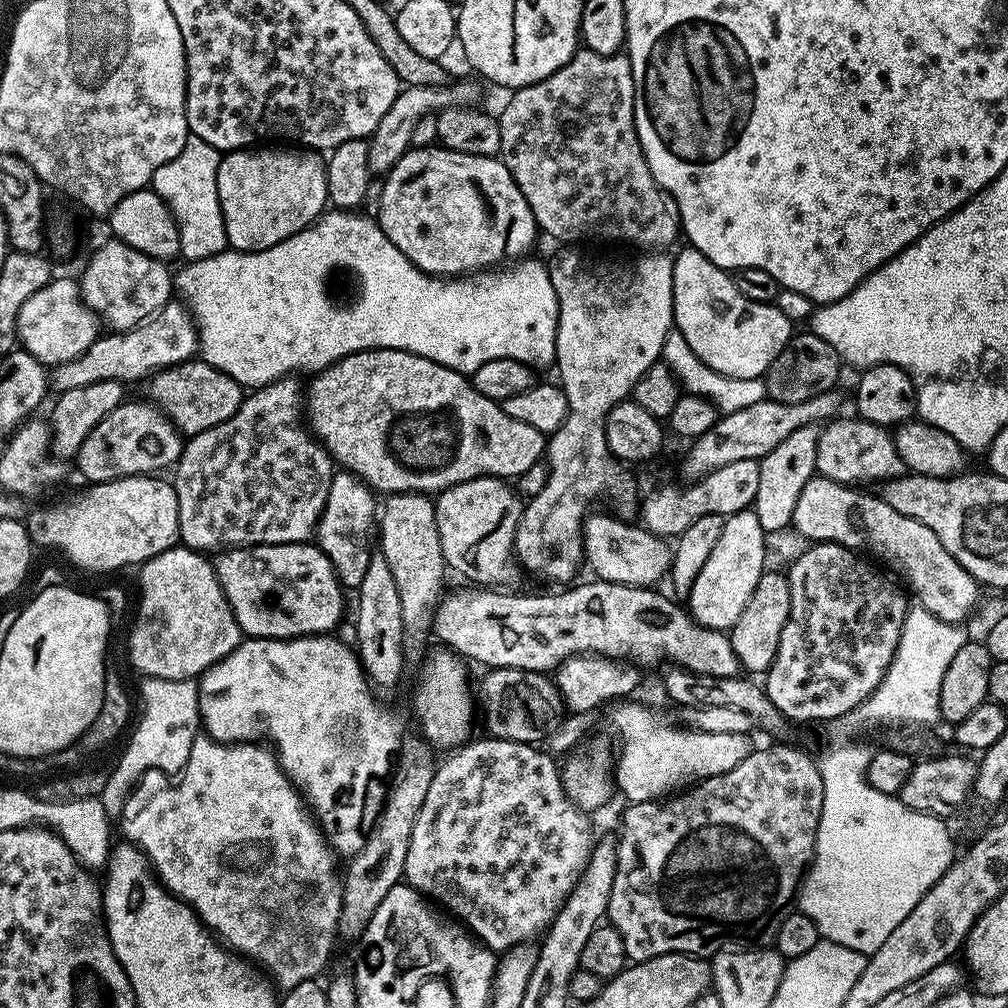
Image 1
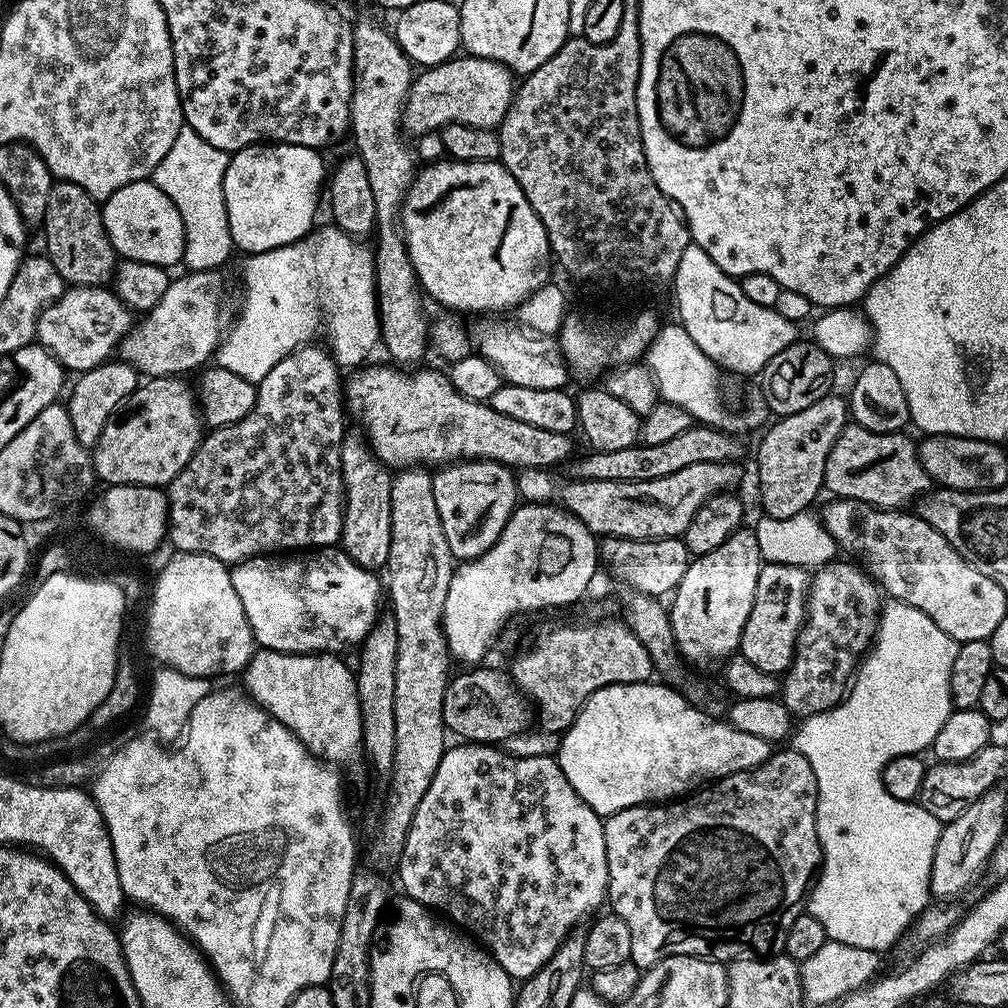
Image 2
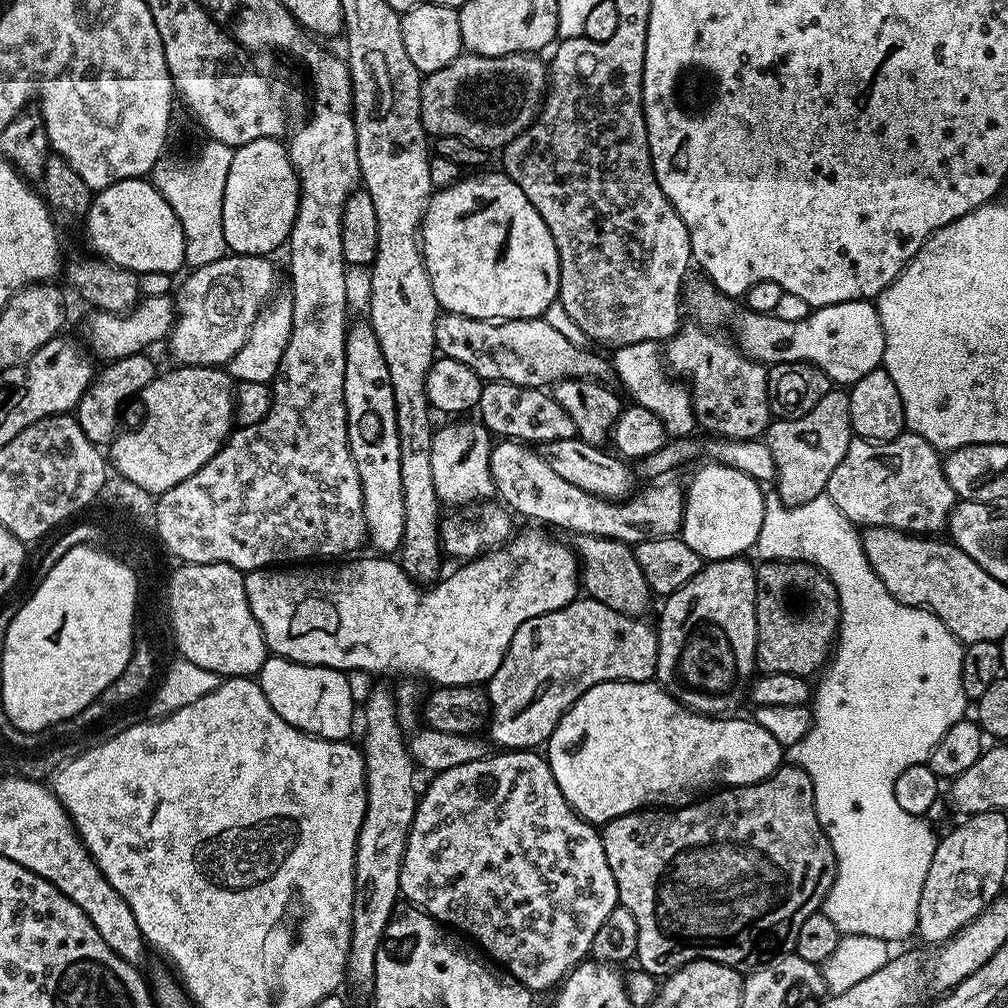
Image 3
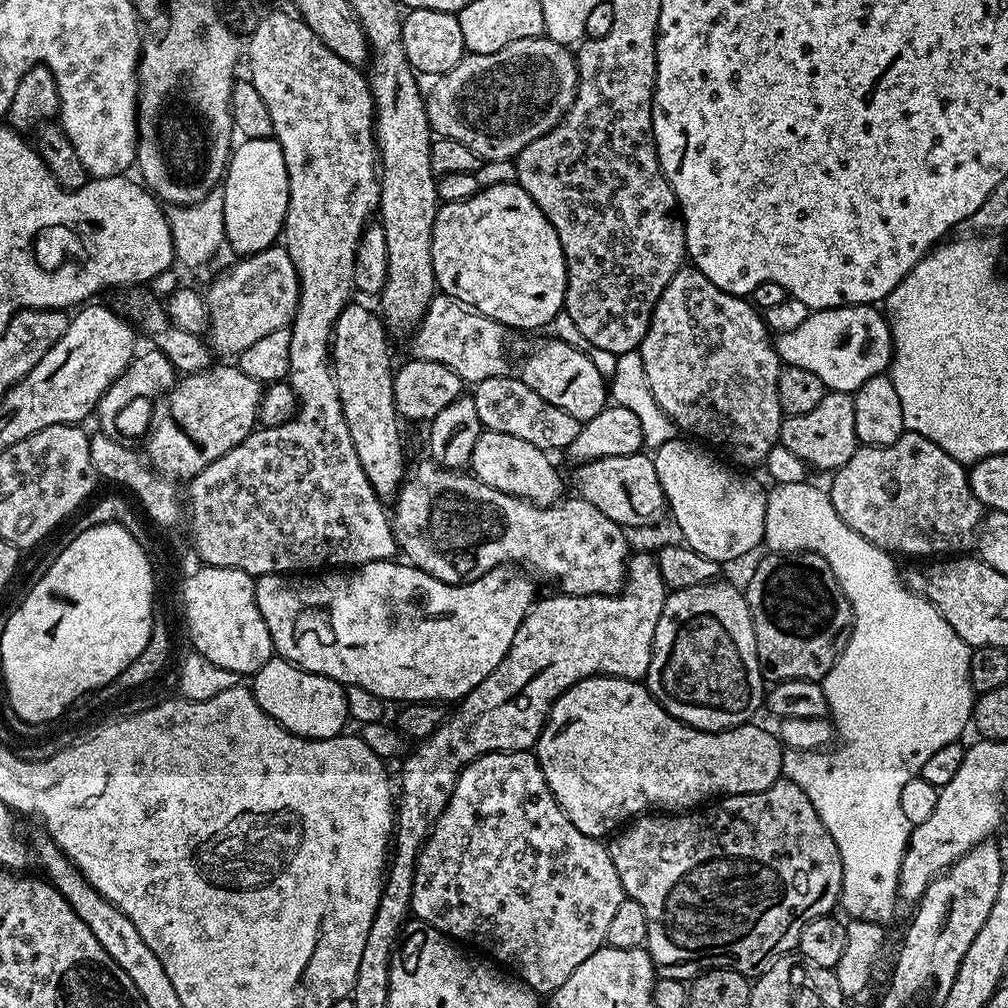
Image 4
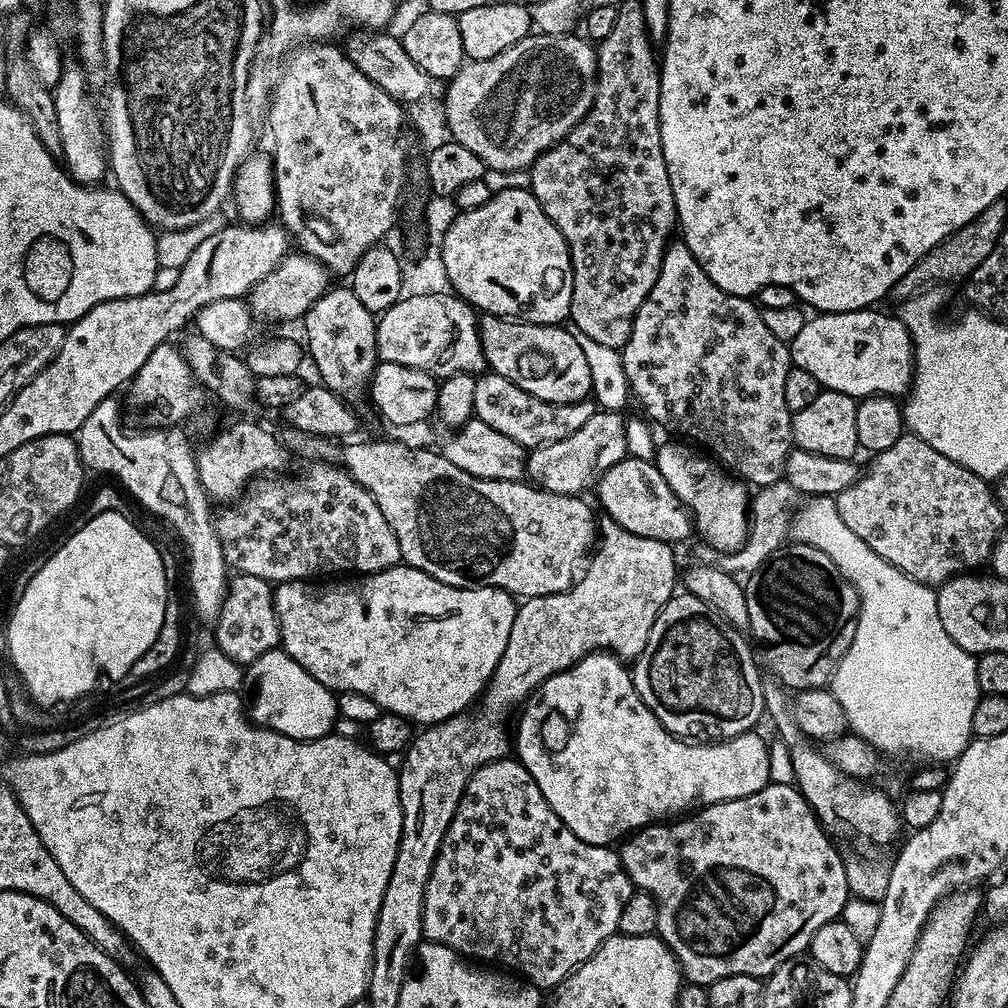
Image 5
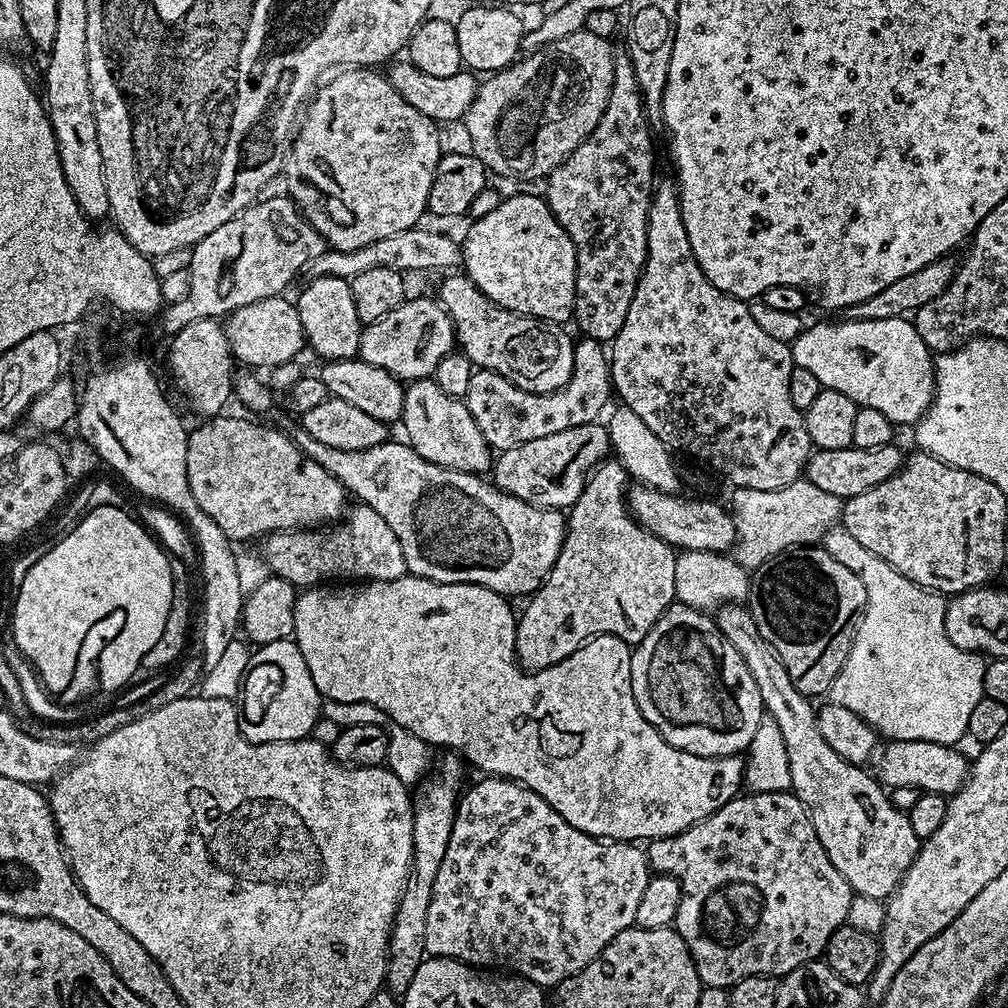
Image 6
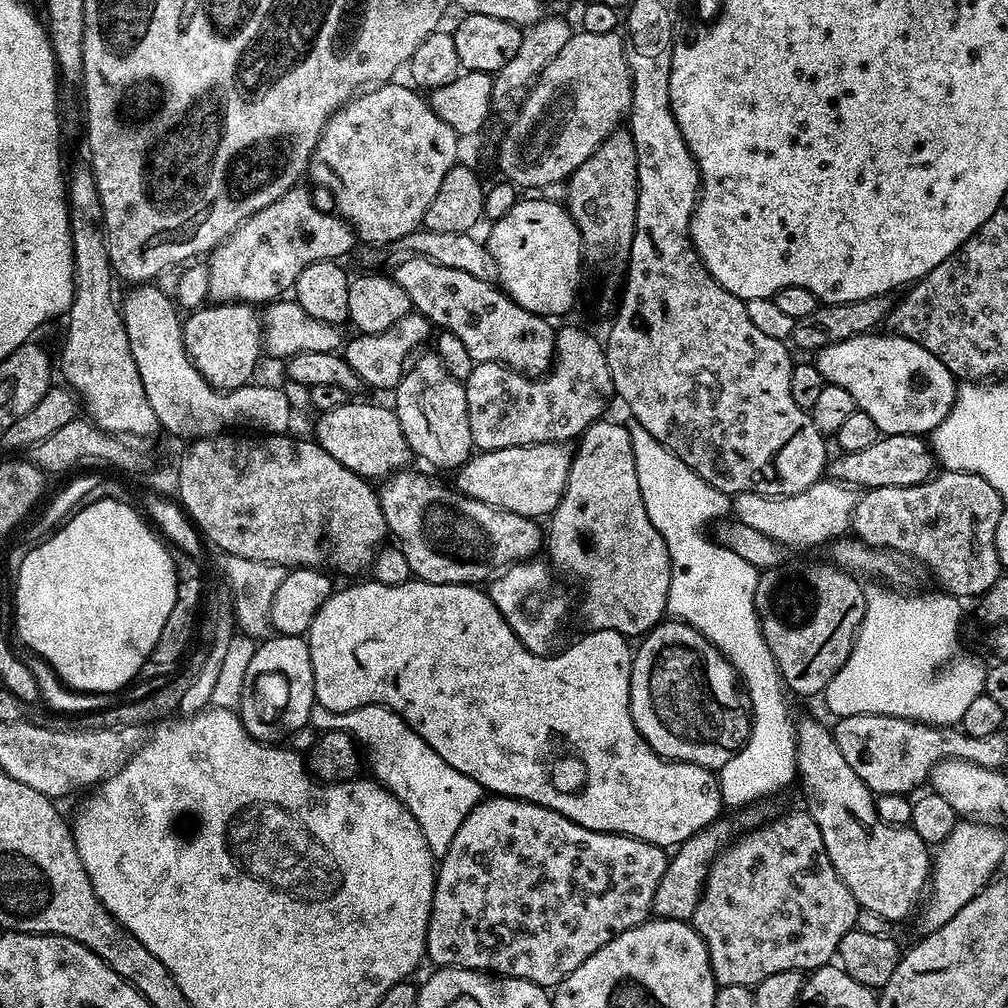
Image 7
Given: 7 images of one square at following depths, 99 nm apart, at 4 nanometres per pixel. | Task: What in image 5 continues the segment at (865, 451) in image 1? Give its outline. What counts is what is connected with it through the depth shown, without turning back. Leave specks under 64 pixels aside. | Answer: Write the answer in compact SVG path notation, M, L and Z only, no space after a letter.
M911 434L900 436L890 450L875 453L869 460L872 461L868 469L865 467L859 478L834 499L842 522L846 522L874 554L886 558L886 562L902 570L902 574L929 586L945 584L950 578L979 569L976 568L979 564L987 565L991 561L992 548L1006 528L1006 512L996 500L989 481L966 470L966 466L958 466L958 462L950 462L946 454L938 454L934 446Z

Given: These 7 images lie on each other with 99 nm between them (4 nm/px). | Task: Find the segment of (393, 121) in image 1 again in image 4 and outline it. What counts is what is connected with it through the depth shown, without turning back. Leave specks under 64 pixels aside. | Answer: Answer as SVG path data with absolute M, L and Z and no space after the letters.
M542 35L510 42L510 46L502 46L502 50L498 50L494 54L478 54L477 52L466 54L450 71L444 73L443 76L435 77L431 84L432 89L427 89L426 92L428 126L437 137L454 138L458 142L470 146L470 150L474 150L474 154L478 154L481 161L484 162L488 162L488 160L511 161L523 148L530 146L530 142L534 142L534 138L542 138L542 134L546 134L554 126L558 126L558 122L567 114L574 102L576 88L580 84L580 71L576 69L576 58L569 45L559 44L550 37Z

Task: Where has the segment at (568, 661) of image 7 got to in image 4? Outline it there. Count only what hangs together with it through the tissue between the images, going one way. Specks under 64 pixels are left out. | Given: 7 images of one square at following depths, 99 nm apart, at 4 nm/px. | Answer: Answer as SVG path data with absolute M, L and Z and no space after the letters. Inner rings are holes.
M395 559L379 560L378 562L361 564L351 570L336 570L331 574L271 572L265 576L255 577L258 610L262 610L262 618L270 630L275 655L306 669L307 672L336 680L339 684L362 686L362 690L370 690L370 694L378 694L378 698L385 702L391 702L391 700L400 700L399 702L409 704L420 701L445 702L444 700L459 702L463 700L466 694L470 694L470 690L474 690L474 686L478 686L478 682L482 682L492 673L494 666L498 666L498 662L502 662L506 650L510 650L510 642L514 642L514 634L518 634L518 626L526 618L529 608L534 603L534 597L537 595L537 593L535 594L536 588L532 585L531 578L533 579L533 577L519 567L503 564L494 570L490 570L477 580L465 584L447 584L436 577L432 577L422 569L413 567L408 562L396 563ZM591 676L570 686L570 690L563 692L554 701L548 712L548 720L544 724L544 729L540 732L540 739L536 742L534 755L536 761L540 763L542 774L558 802L558 806L566 814L566 818L570 818L570 822L574 822L574 826L578 830L582 830L582 834L604 838L615 833L629 818L639 817L641 814L655 809L652 808L655 804L661 804L664 807L661 809L664 810L696 810L705 802L716 797L766 790L773 782L781 779L782 758L785 751L784 745L780 743L779 735L775 731L767 732L766 729L759 728L756 722L739 724L737 728L726 728L723 732L703 732L701 728L691 728L688 724L671 716L666 709L661 708L659 702L649 694L643 683L635 680L623 680L617 676Z

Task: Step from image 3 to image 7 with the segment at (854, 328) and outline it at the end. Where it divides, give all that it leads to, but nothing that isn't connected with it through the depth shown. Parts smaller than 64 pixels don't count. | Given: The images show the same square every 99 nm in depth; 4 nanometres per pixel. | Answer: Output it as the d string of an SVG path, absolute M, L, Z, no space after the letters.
M880 331L864 332L821 348L814 356L816 369L824 381L848 391L857 409L870 414L881 434L930 434L950 414L958 381L930 350L918 346L918 342Z

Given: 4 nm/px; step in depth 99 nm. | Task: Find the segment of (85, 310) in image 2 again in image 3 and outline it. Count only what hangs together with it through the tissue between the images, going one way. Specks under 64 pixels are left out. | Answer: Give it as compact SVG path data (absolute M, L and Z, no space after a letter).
M171 295L144 296L142 302L123 315L99 310L92 310L88 313L90 313L88 321L84 324L84 336L89 344L87 347L93 357L101 356L101 361L104 362L144 352L155 340L163 341L171 333L178 315L175 299Z

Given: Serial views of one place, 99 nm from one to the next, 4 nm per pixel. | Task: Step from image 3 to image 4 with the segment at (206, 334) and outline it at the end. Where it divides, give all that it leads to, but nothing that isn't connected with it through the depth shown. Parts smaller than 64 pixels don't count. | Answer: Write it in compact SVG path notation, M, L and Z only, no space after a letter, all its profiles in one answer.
M273 246L254 252L251 256L237 259L237 264L229 272L224 272L206 291L206 303L208 306L208 319L210 321L206 329L206 340L213 353L224 358L236 358L245 352L258 338L266 338L266 334L274 334L274 330L282 330L291 325L296 317L296 307L300 297L300 279L294 270L294 262L290 262L288 249L283 246Z

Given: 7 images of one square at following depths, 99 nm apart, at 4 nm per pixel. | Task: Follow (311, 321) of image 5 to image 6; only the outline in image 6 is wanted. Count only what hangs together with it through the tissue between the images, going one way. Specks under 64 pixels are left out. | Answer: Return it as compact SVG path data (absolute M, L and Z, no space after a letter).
M318 276L307 281L309 284L300 292L300 297L295 297L294 303L298 310L298 318L302 318L304 339L309 349L313 348L321 357L321 361L350 360L358 353L362 325L358 318L358 310L354 310L354 294L349 281L342 278Z

